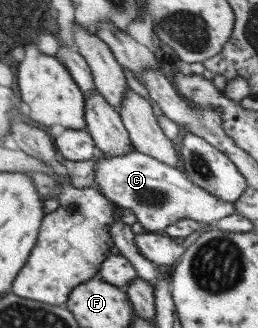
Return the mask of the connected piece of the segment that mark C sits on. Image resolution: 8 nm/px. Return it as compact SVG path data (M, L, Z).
M134 150L122 156L104 157L100 161L94 161L94 180L92 182L109 201L118 204L120 209L129 211L135 217L136 222L142 226L144 232L148 233L162 231L178 220L189 219L197 223L213 225L222 218L237 214L231 202L224 202L212 193L192 184L180 168L172 168L168 164L154 160L152 156L146 156Z

